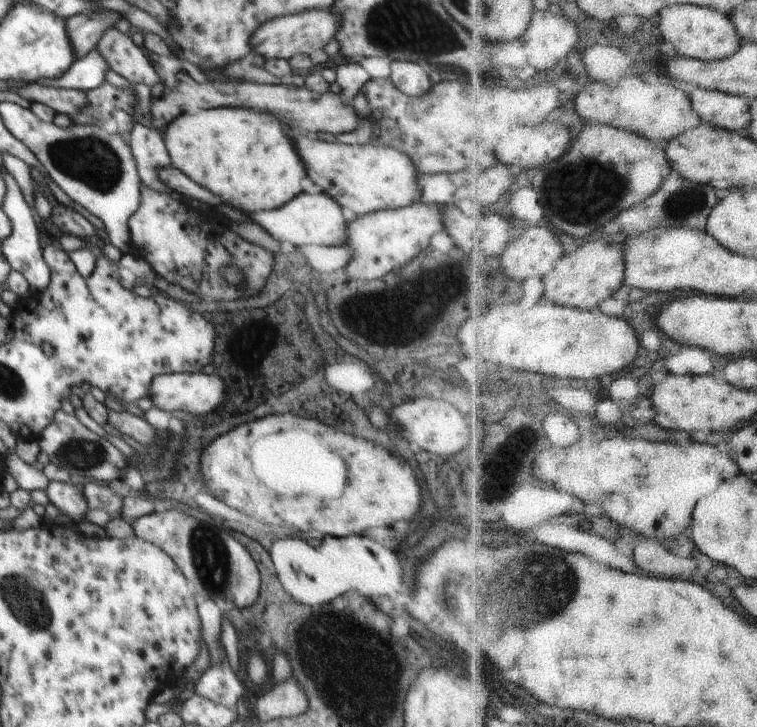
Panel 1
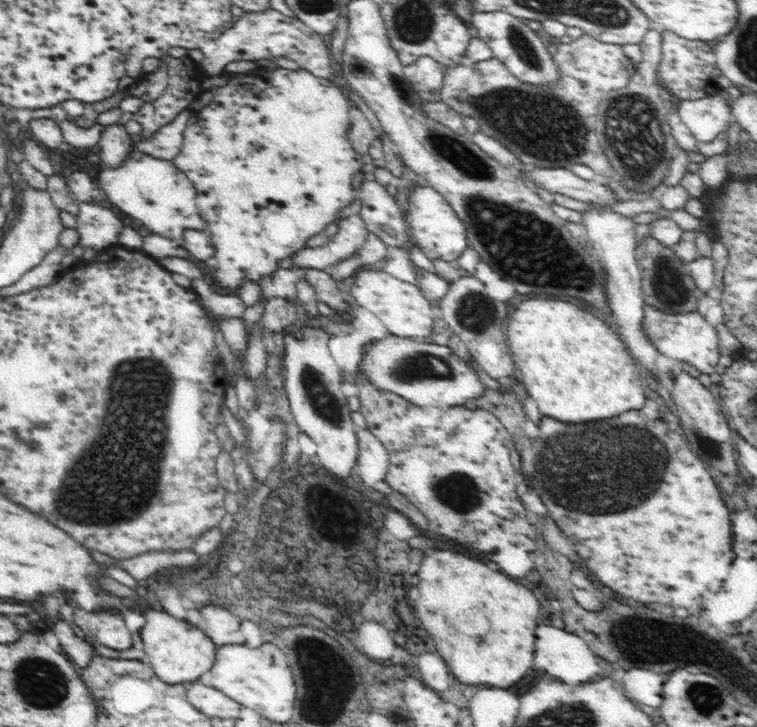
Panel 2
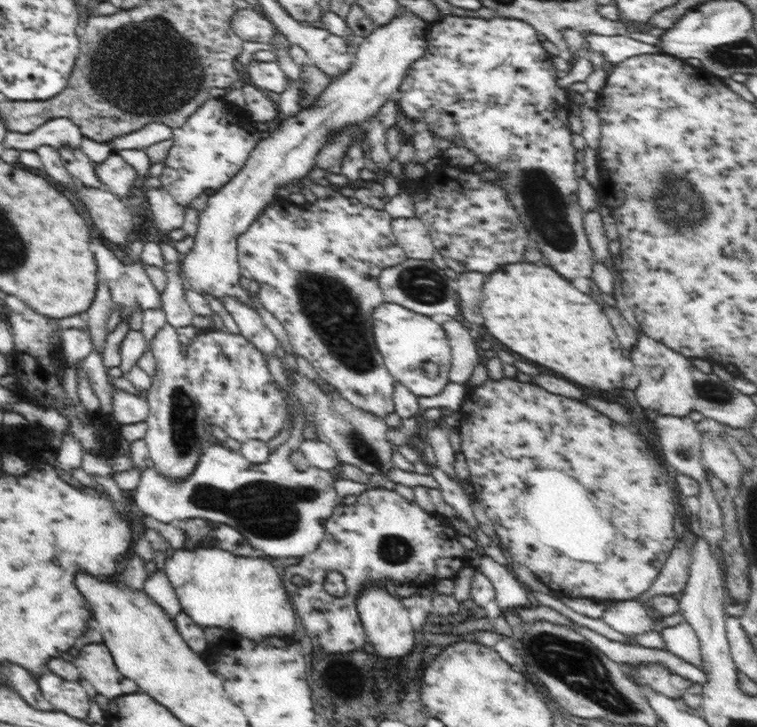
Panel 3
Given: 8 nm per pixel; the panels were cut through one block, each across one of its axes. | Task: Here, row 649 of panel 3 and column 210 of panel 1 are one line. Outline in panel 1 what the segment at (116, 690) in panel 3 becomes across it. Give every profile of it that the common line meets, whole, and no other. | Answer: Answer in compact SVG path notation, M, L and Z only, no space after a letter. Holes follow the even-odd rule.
M186 71L176 74L177 86L170 88L164 86L160 98L152 97L150 104L150 116L152 116L152 129L159 131L162 127L170 124L176 116L182 112L196 114L199 110L216 108L216 106L246 106L254 110L272 112L280 118L284 118L284 124L290 128L308 130L309 132L330 132L338 135L343 132L352 132L360 126L360 116L356 114L352 104L342 102L340 94L327 91L324 94L312 92L306 87L294 85L267 85L254 84L253 82L228 80L228 82L196 82Z

